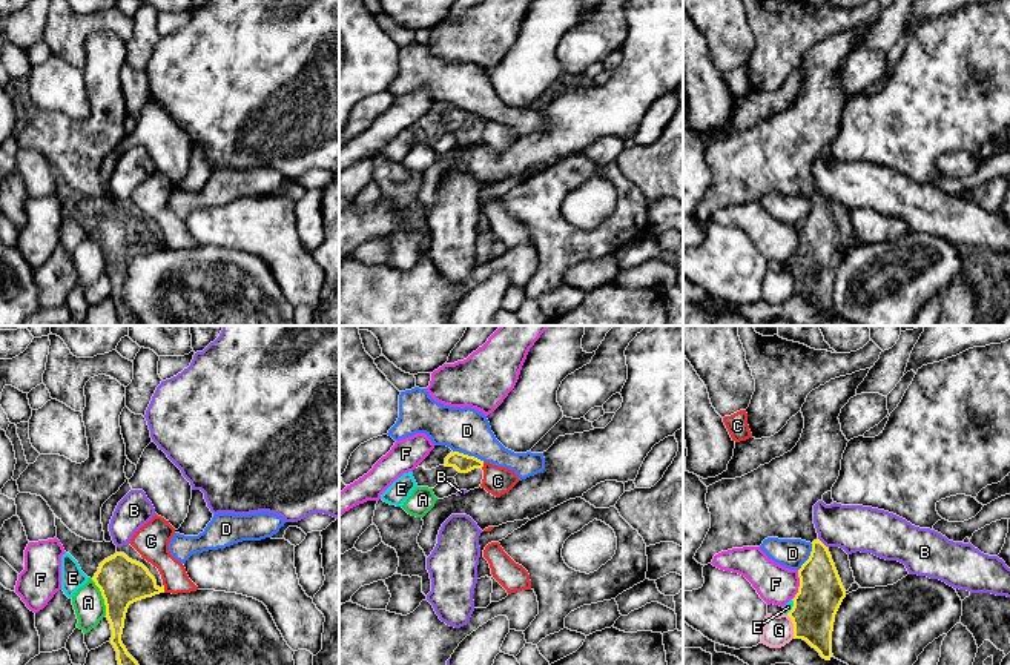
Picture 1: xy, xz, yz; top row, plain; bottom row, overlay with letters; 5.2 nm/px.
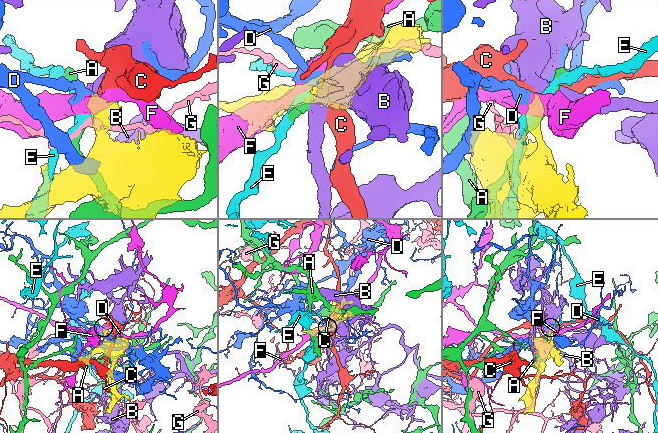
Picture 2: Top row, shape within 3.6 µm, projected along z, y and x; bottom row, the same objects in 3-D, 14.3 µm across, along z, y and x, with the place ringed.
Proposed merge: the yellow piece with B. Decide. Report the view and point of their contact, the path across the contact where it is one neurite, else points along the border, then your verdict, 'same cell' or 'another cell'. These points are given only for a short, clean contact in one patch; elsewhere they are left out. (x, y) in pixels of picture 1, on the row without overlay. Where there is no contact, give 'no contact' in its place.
yz (821, 198) | along yz (818, 194), (826, 203) | another cell

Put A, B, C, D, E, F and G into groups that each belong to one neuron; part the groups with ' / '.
A / B / C / D / E / F / G

